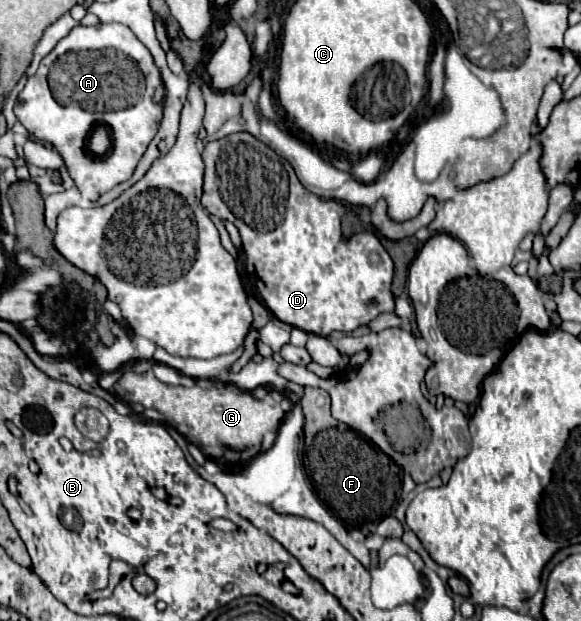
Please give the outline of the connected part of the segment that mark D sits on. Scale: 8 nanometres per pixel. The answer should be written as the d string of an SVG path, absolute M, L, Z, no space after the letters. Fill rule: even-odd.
M234 133L206 143L202 159L206 163L202 205L208 213L232 221L238 227L246 253L246 271L254 269L250 279L264 305L280 321L328 337L332 331L350 333L360 325L368 325L376 315L394 311L394 297L390 291L394 263L372 233L358 233L350 239L342 239L342 203L332 199L322 201L306 191L294 175L292 165L250 133Z

